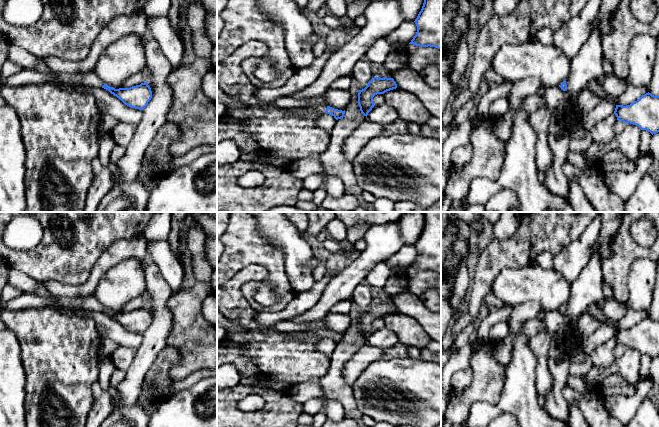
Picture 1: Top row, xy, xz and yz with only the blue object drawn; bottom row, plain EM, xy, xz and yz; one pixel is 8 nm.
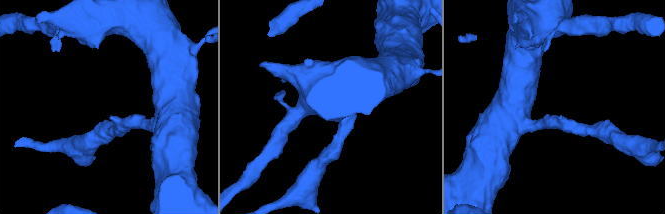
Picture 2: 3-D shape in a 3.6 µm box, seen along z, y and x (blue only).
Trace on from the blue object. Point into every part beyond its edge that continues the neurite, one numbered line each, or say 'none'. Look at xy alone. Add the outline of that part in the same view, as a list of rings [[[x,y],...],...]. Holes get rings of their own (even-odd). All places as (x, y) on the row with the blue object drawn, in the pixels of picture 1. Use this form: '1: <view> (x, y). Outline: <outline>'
1: xy (90, 79). Outline: [[[92,71],[87,73],[59,73],[56,79],[64,84],[78,86],[90,86],[102,88],[103,81]]]

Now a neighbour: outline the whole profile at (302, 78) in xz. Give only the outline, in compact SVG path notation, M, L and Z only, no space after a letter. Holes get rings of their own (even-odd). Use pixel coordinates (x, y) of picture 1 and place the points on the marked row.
M329 40L324 53L316 58L311 66L296 69L295 73L288 79L286 84L279 88L258 88L255 94L256 98L263 103L273 102L280 97L289 96L311 85L318 79L326 61L332 54L331 42L332 41Z

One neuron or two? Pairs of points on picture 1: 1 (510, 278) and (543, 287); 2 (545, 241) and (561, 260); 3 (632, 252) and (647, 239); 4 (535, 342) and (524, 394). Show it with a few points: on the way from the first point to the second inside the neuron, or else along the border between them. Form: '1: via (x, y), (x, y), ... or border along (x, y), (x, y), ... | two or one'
1: via (518, 284), (535, 284) | one
2: border along (575, 240), (554, 256) | two
3: border along (631, 223), (629, 235), (640, 245), (648, 247) | two
4: border along (529, 339), (531, 350), (537, 360), (536, 374) | two

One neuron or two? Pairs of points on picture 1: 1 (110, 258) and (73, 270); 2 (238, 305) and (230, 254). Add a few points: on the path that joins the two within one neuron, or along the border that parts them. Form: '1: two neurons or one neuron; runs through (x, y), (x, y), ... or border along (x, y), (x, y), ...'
1: two neurons; border along (110, 246), (100, 255), (89, 277), (81, 283)
2: two neurons; border along (246, 266), (237, 271), (227, 281)

